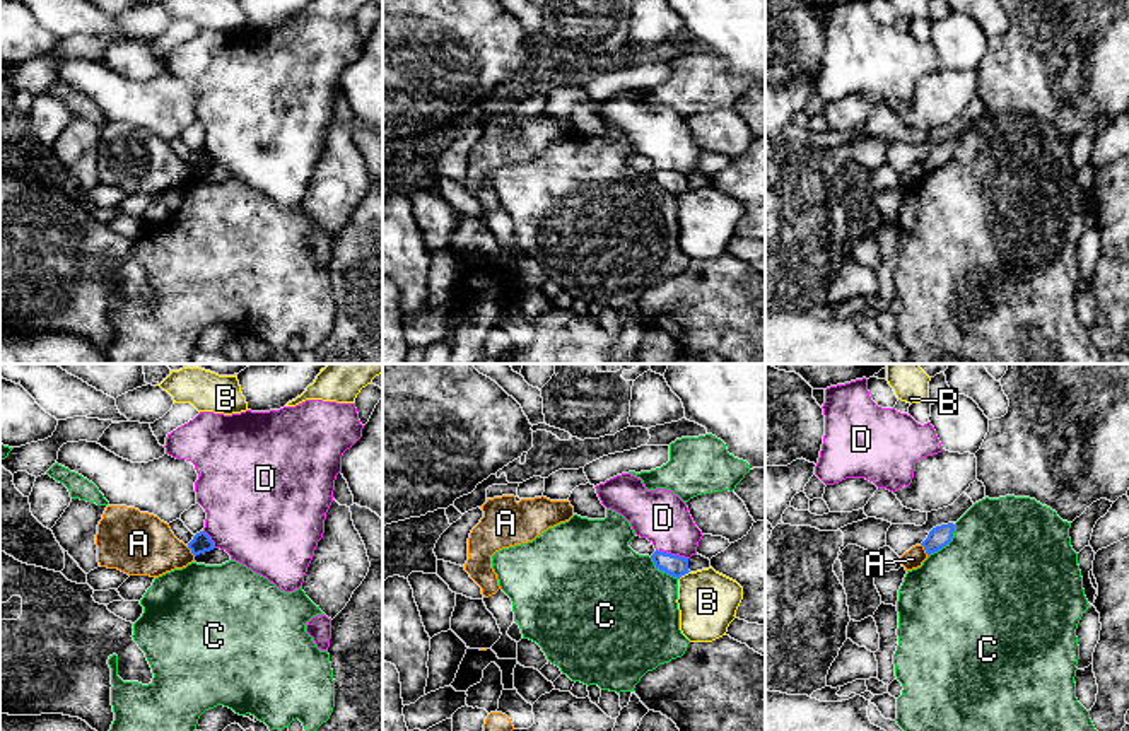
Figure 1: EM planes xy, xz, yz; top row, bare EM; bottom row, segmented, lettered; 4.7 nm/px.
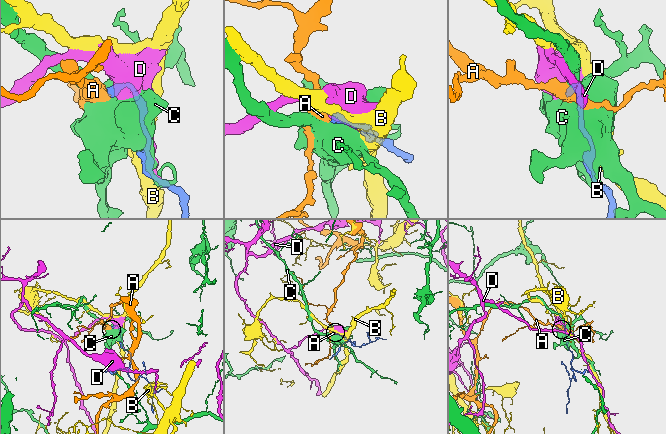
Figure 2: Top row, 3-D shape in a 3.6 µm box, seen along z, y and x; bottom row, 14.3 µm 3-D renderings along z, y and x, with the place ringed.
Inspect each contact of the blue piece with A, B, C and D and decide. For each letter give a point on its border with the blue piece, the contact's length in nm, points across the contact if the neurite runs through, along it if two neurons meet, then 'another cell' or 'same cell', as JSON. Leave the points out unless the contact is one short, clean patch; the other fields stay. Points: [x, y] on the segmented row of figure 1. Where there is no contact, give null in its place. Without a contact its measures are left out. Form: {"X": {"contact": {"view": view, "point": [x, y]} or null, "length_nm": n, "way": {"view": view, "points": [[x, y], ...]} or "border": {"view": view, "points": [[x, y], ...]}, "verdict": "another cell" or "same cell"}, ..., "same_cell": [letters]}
{"A": {"contact": {"view": "xy", "point": [190, 549]}, "length_nm": 70, "border": {"view": "xy", "points": [[187, 545], [195, 555]]}, "verdict": "another cell"}, "B": {"contact": {"view": "xz", "point": [684, 574]}, "length_nm": 70, "verdict": "another cell"}, "C": {"contact": {"view": "yz", "point": [947, 543]}, "length_nm": 200, "verdict": "another cell"}, "D": {"contact": {"view": "xz", "point": [670, 554]}, "length_nm": 160, "verdict": "another cell"}, "same_cell": []}

